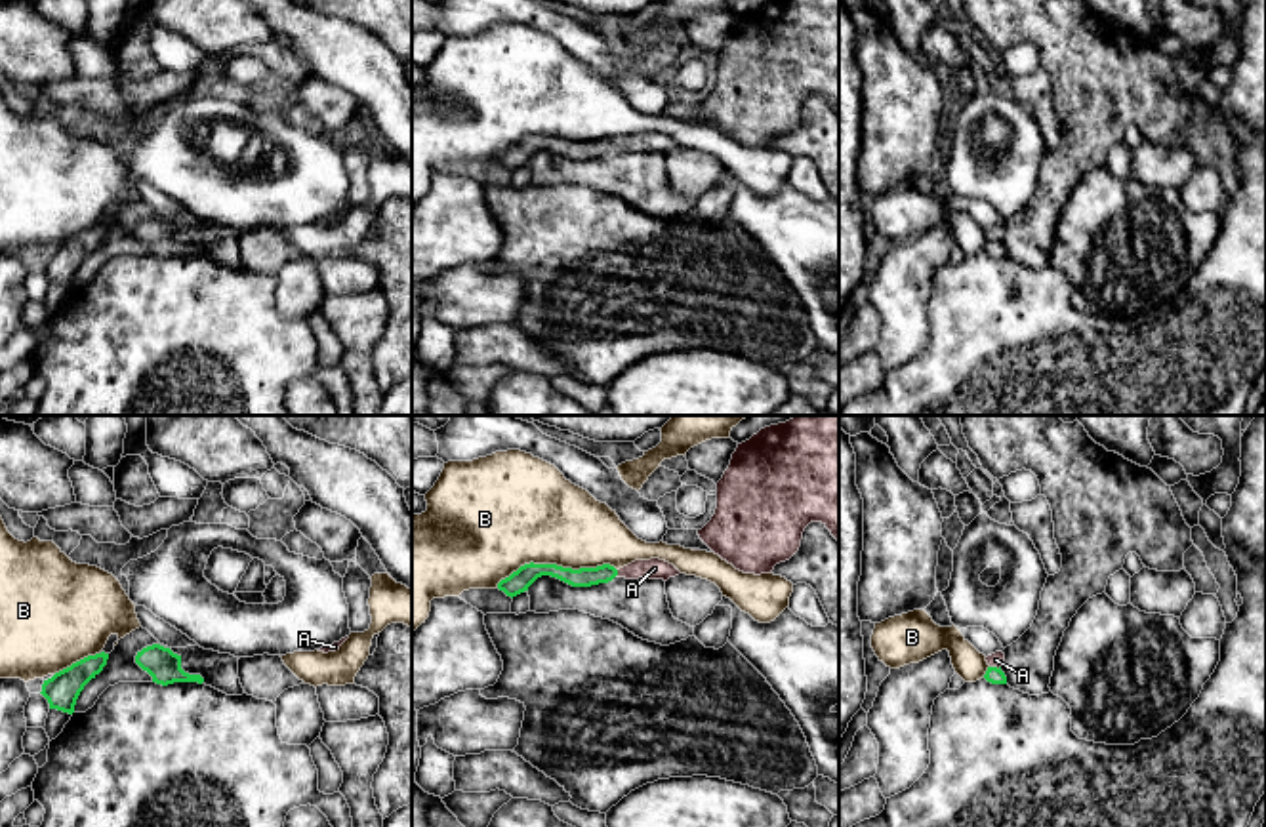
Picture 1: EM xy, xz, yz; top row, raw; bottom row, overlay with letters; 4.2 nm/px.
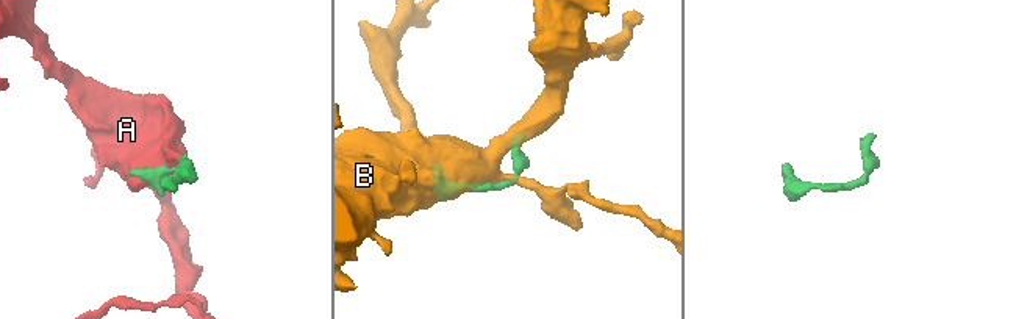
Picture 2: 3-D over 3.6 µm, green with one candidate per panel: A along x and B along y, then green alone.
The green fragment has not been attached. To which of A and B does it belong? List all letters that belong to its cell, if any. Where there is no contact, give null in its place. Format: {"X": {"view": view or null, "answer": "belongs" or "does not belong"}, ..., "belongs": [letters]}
{"A": {"view": "yz", "answer": "belongs"}, "B": {"view": "xz", "answer": "does not belong"}, "belongs": ["A"]}

